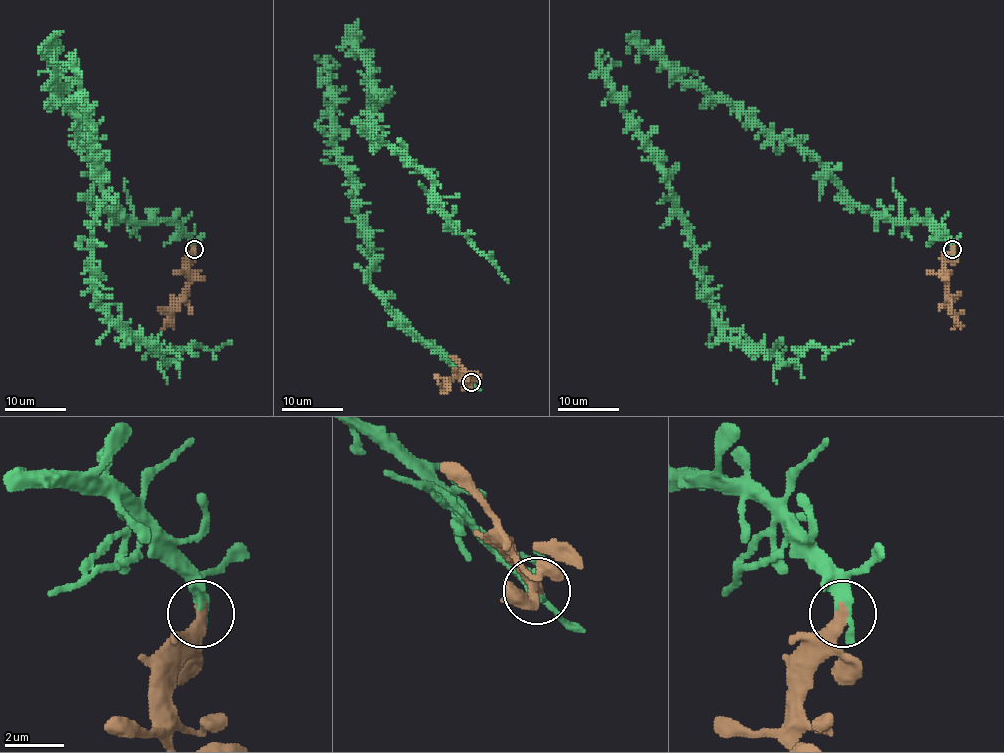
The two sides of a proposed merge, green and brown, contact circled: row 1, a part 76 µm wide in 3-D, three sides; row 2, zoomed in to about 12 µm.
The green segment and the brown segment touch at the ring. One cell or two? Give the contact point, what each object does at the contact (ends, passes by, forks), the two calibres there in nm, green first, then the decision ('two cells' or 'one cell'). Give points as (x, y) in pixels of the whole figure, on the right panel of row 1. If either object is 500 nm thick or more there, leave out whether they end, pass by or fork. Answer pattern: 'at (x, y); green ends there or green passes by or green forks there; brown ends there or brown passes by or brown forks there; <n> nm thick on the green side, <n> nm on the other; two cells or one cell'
at (952, 249); green forks there; brown ends there; 220 nm thick on the green side, 400 nm on the other; one cell

